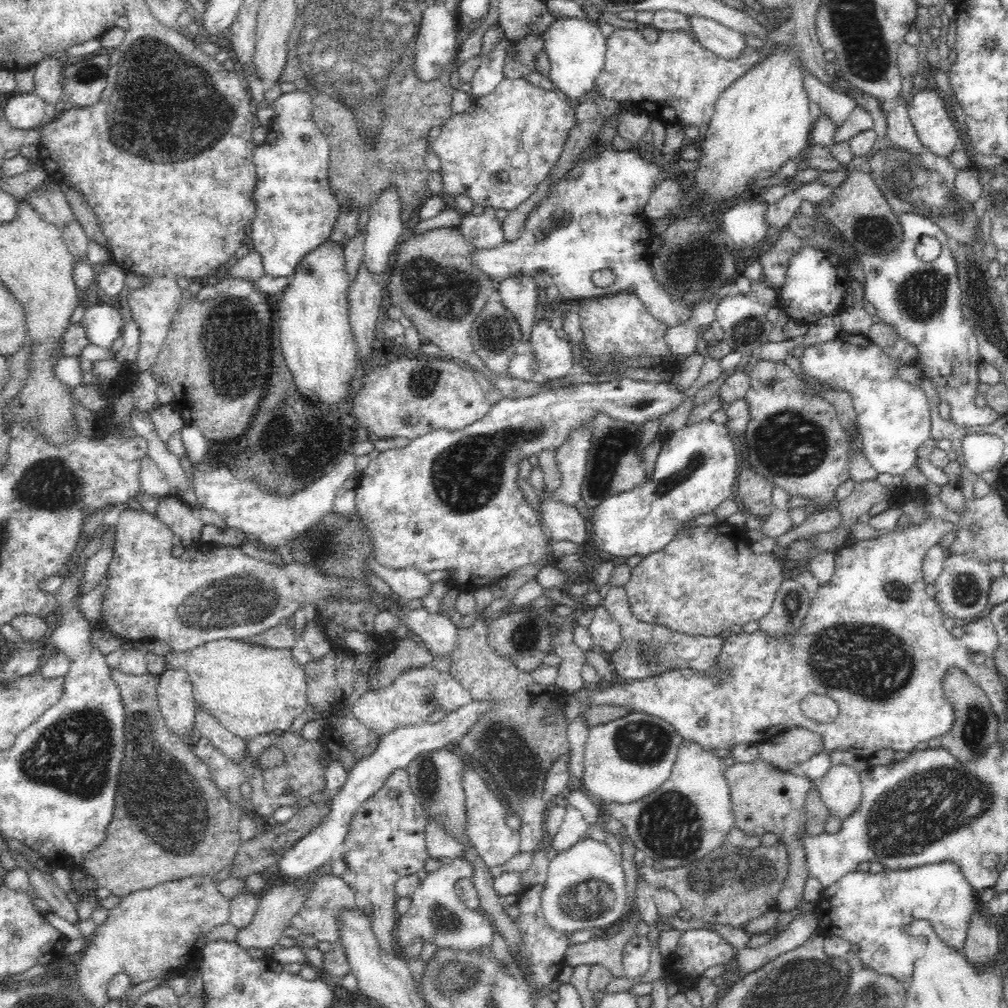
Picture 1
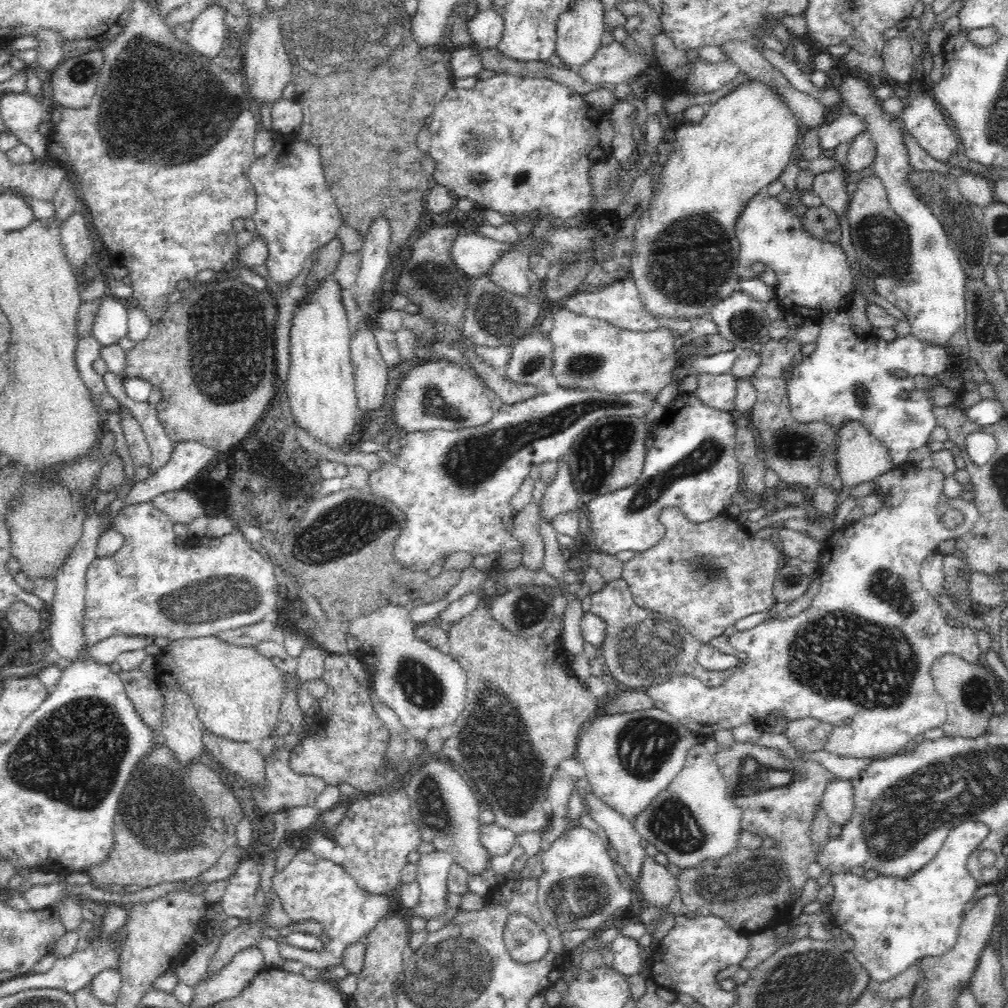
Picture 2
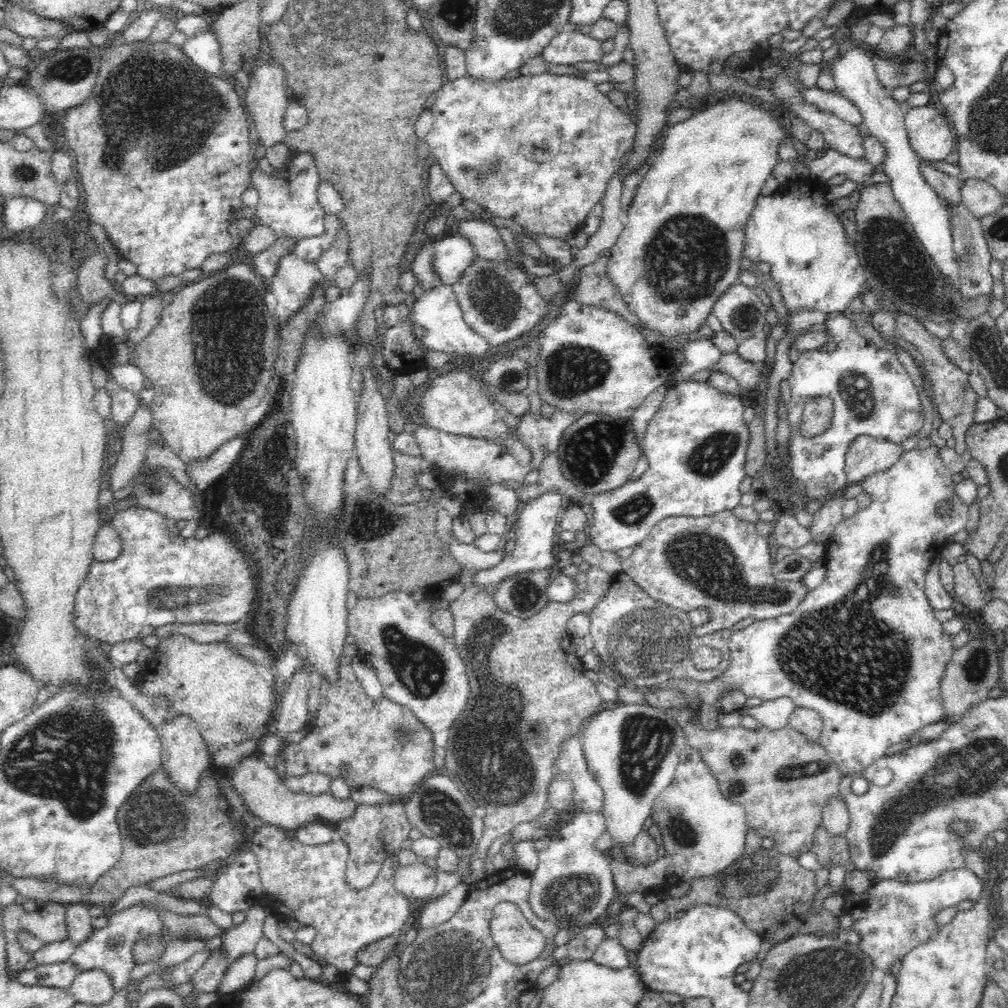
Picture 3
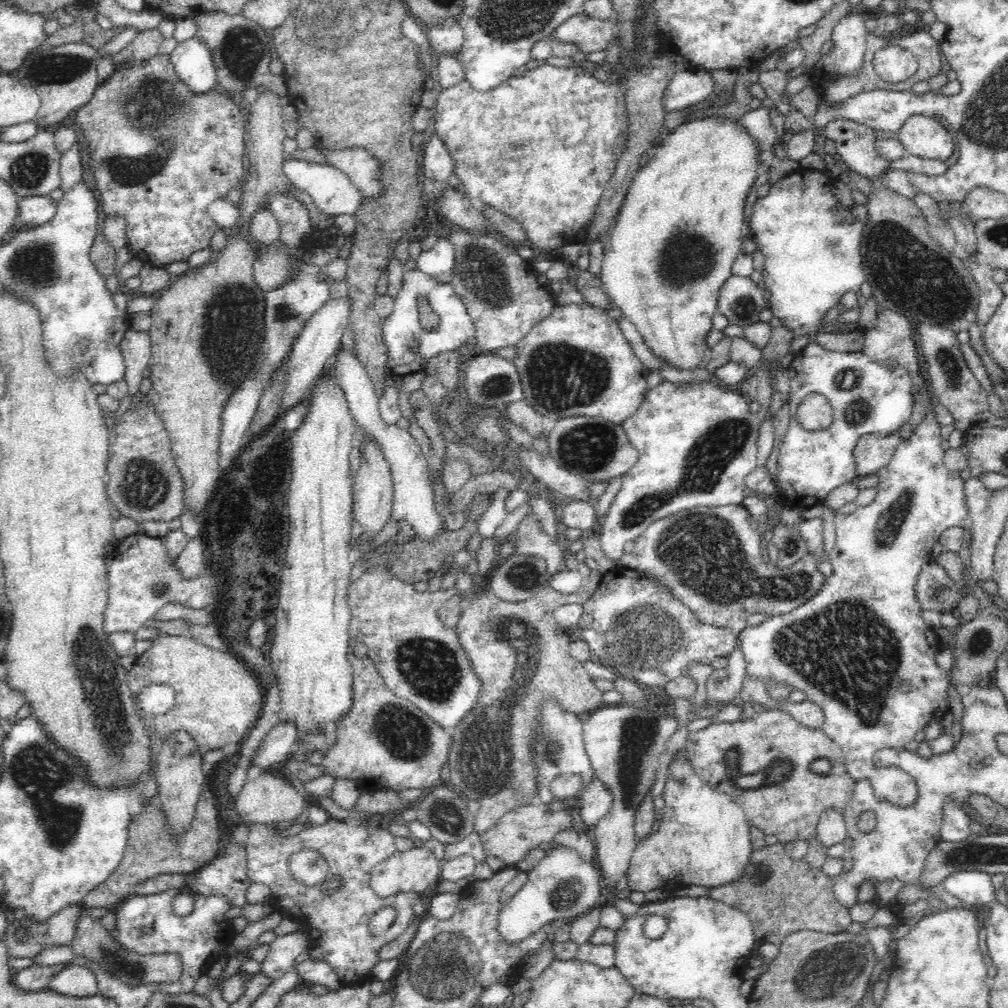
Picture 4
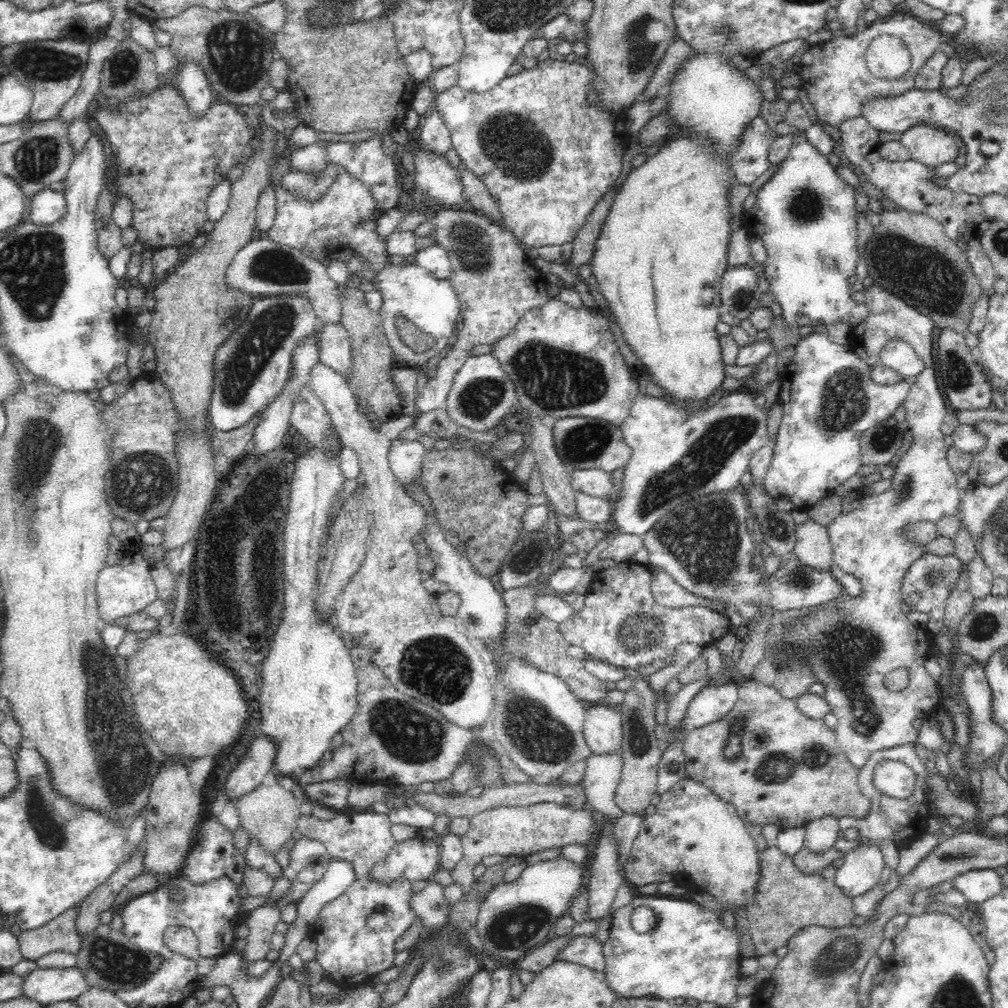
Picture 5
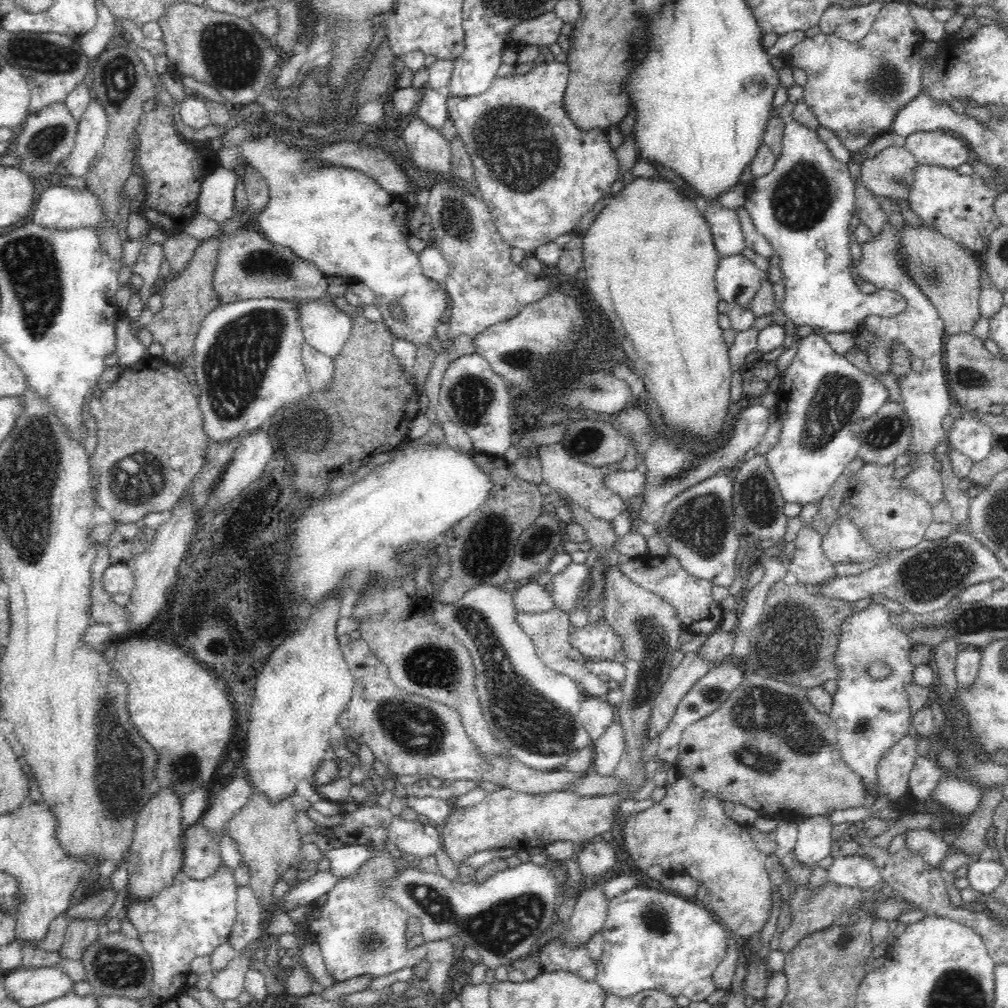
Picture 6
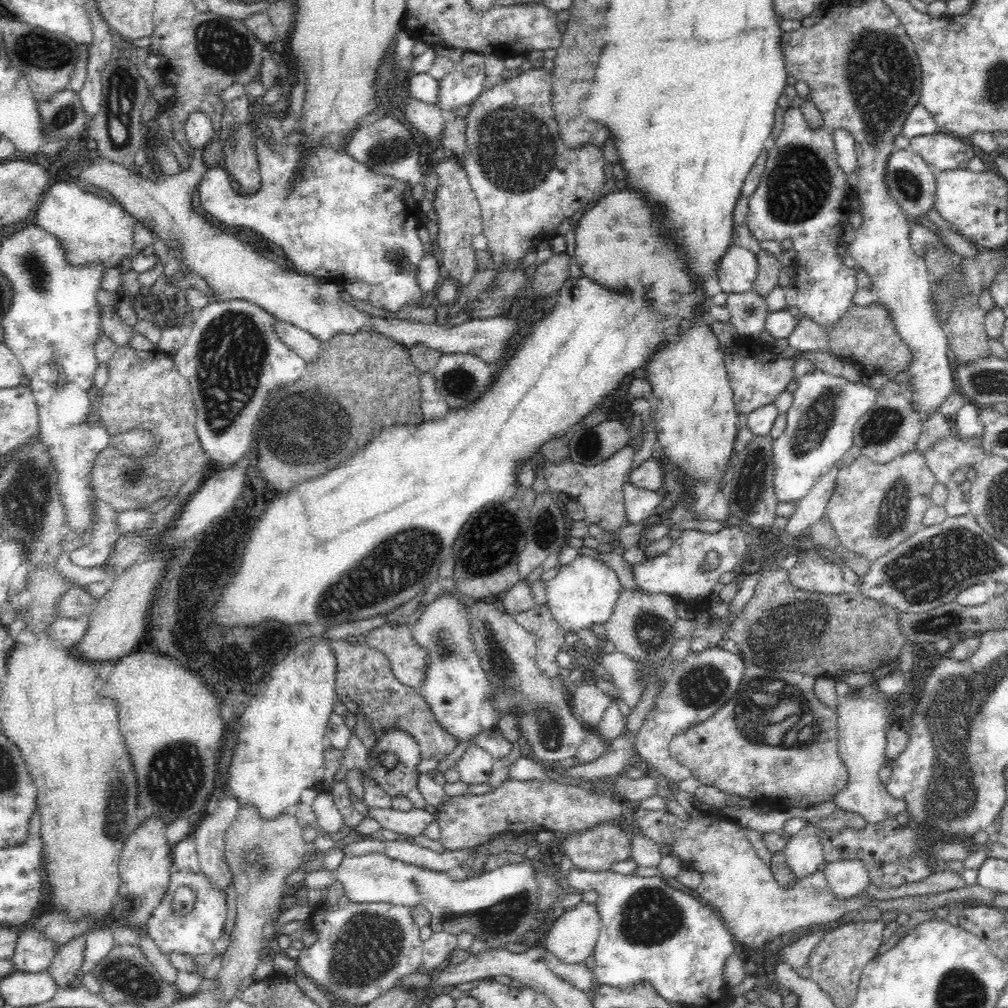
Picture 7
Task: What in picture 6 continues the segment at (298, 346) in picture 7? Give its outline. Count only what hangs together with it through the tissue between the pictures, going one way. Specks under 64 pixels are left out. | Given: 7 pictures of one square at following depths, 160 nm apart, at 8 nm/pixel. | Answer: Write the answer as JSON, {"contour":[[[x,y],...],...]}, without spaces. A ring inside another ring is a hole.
{"contour":[[[302,344],[302,358],[311,390],[326,390],[334,374],[333,358]]]}

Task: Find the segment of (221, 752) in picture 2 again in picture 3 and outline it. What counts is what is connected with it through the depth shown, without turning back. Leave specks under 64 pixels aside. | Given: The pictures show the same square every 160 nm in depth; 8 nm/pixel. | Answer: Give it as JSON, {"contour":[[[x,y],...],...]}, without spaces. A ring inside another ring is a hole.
{"contour":[[[255,753],[241,759],[240,770],[233,773],[231,781],[234,788],[242,795],[245,806],[262,822],[285,830],[296,830],[310,822],[326,818],[338,822],[351,817],[358,806],[352,799],[338,800],[330,792],[324,794],[296,794],[281,781],[274,769],[268,767],[259,755]]]}

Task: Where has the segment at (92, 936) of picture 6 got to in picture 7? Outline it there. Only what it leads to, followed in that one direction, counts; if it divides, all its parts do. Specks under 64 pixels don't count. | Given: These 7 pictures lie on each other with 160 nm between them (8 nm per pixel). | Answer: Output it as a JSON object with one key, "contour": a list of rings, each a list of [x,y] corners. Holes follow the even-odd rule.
{"contour":[[[80,935],[72,942],[59,947],[52,965],[48,968],[56,981],[56,985],[58,985],[58,989],[69,985],[83,966],[86,942],[85,935]]]}

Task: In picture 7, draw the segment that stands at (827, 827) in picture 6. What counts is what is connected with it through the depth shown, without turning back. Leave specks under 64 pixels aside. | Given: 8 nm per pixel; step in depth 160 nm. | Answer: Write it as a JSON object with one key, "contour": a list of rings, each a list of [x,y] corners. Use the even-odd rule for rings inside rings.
{"contour":[[[806,824],[804,828],[788,839],[783,849],[788,867],[801,880],[814,871],[825,861],[822,844],[818,840],[819,828],[815,824]]]}

